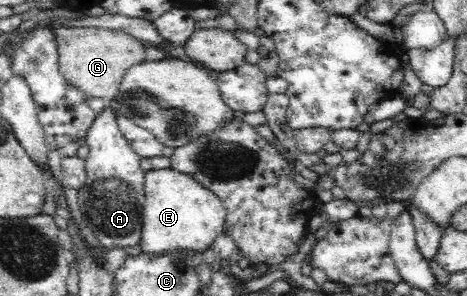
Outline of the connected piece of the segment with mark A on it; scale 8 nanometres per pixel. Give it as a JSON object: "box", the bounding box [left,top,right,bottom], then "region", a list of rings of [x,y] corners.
{"box":[78,105,144,248],"region":[[[109,105],[95,116],[86,134],[89,153],[85,161],[87,182],[78,190],[82,220],[104,248],[121,248],[140,244],[142,236],[142,210],[144,205],[144,174],[139,167],[142,159],[131,148],[119,130],[117,110]]]}

